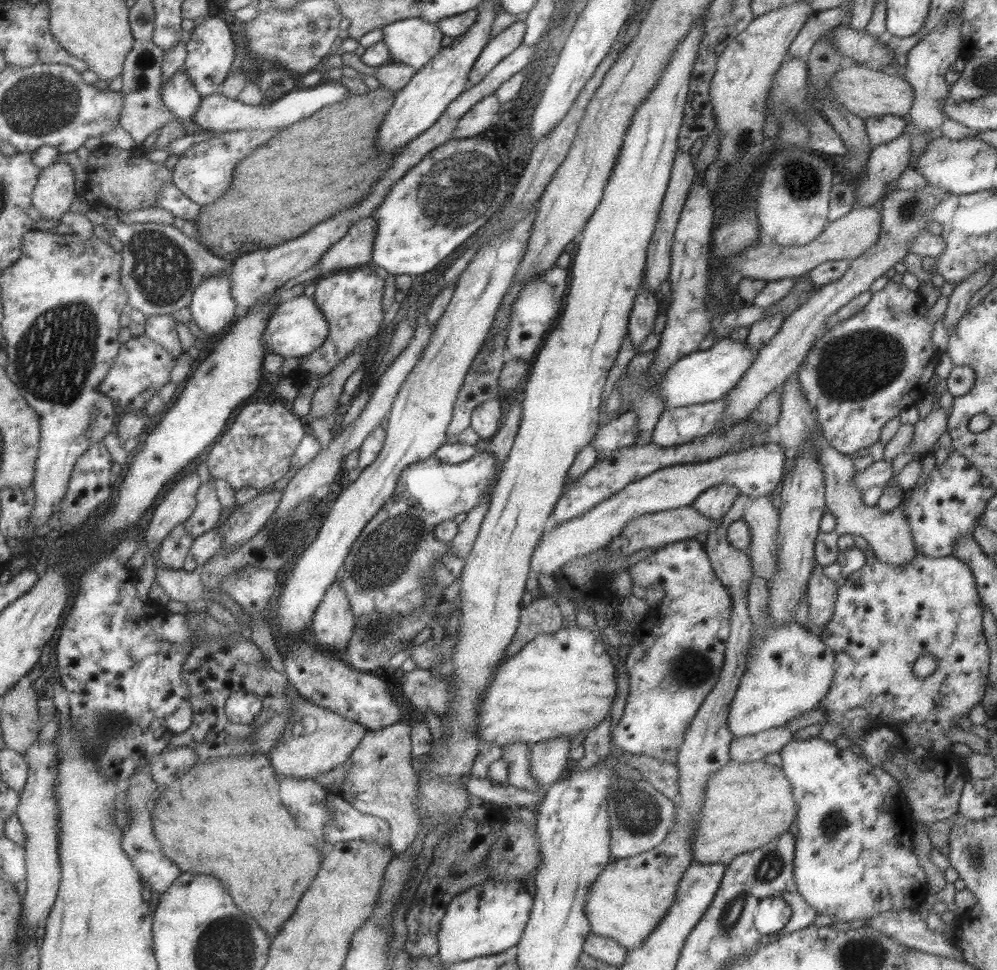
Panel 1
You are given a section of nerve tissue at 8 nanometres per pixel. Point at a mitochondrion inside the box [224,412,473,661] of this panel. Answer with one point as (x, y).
(384, 556)

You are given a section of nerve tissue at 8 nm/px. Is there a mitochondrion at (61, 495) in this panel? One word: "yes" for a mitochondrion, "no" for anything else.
no

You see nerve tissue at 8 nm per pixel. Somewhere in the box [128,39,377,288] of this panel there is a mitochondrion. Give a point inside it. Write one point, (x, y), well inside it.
(145, 61)

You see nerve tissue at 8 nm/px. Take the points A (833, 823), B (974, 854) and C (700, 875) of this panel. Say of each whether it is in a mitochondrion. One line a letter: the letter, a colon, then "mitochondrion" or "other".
A: mitochondrion
B: mitochondrion
C: other

